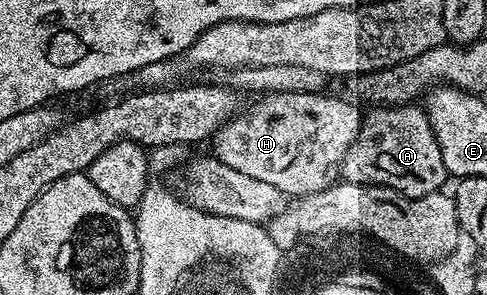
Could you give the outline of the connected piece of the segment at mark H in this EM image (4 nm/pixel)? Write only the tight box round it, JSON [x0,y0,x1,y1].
[210,92,362,196]

